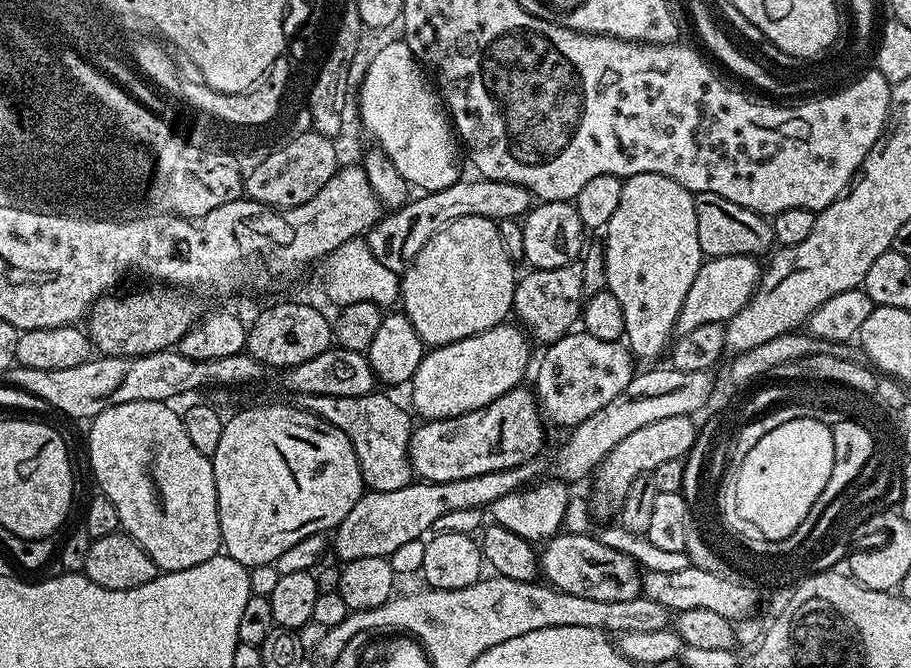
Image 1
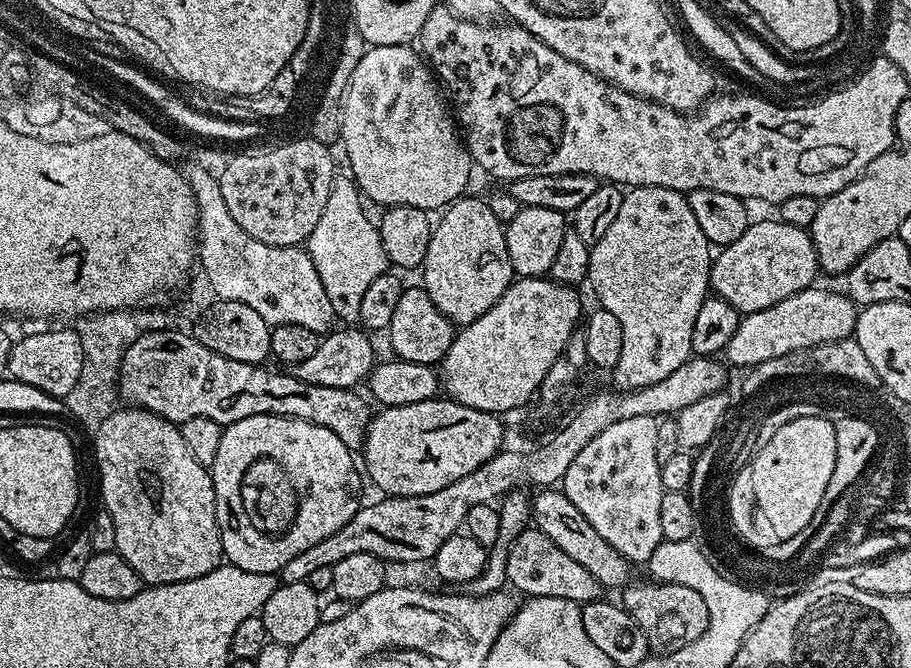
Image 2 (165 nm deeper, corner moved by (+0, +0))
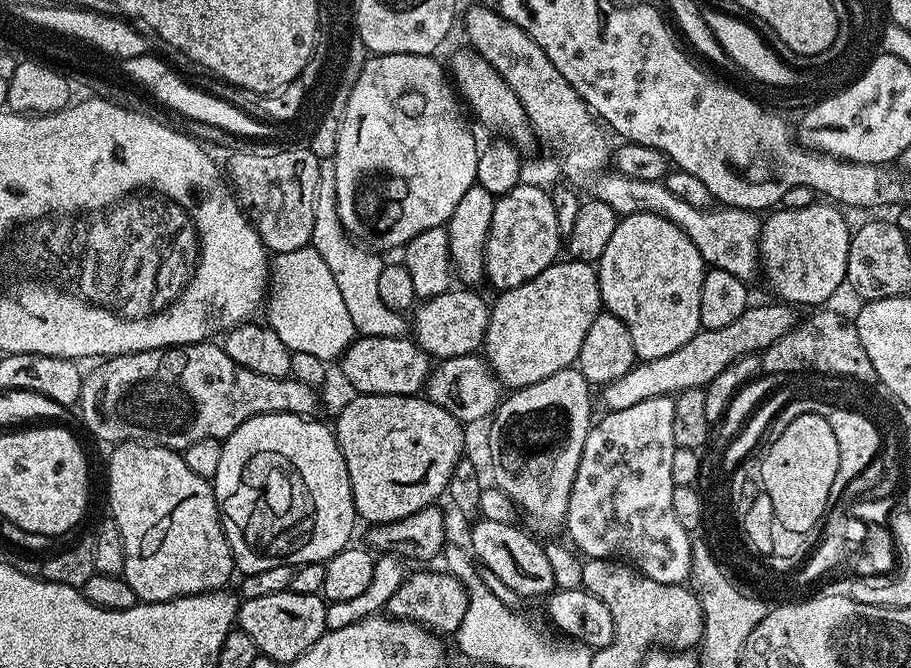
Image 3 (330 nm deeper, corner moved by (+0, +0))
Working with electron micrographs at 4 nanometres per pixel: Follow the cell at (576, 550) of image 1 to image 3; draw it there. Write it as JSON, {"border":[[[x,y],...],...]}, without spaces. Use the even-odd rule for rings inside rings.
{"border":[[[483,518],[477,519],[476,522],[472,528],[470,552],[485,571],[494,574],[494,578],[502,578],[510,589],[516,590],[523,598],[544,598],[557,587],[556,568],[552,565],[547,550],[530,533],[516,528],[515,523],[490,522]]]}

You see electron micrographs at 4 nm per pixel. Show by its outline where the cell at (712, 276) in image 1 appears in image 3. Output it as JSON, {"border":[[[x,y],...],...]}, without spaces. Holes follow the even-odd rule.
{"border":[[[815,202],[801,209],[781,207],[769,211],[763,217],[758,264],[762,276],[768,279],[768,284],[776,295],[773,297],[785,304],[824,306],[840,287],[845,287],[852,232],[848,228],[847,218],[843,216],[845,213],[835,203],[823,203]]]}

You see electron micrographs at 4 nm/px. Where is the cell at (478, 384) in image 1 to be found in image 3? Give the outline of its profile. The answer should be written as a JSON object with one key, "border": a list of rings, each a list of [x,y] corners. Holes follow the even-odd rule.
{"border":[[[571,258],[561,259],[530,282],[505,288],[497,296],[488,310],[482,355],[508,390],[542,382],[558,370],[573,367],[594,318],[602,311],[595,267]]]}

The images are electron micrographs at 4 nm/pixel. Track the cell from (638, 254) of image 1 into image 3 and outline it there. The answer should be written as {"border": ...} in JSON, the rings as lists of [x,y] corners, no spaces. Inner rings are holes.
{"border":[[[649,212],[619,217],[614,226],[614,235],[594,267],[601,305],[617,316],[626,330],[630,330],[630,342],[634,342],[637,361],[666,358],[666,354],[674,354],[678,346],[686,346],[686,342],[701,331],[700,307],[706,265],[702,254],[698,254],[698,246],[694,246],[694,242],[690,242],[690,238],[686,238],[686,234],[674,222]]]}

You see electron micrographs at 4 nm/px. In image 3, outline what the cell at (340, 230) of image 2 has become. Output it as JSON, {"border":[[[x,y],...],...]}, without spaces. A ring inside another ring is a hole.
{"border":[[[335,159],[321,160],[318,170],[318,194],[314,202],[314,234],[312,235],[311,245],[316,248],[318,254],[322,256],[330,271],[334,274],[334,279],[338,282],[338,289],[342,293],[343,301],[346,302],[347,311],[350,313],[351,321],[356,327],[357,333],[361,336],[373,336],[374,338],[394,338],[404,336],[409,331],[410,324],[406,319],[405,313],[390,310],[382,302],[378,294],[378,277],[382,274],[385,261],[379,260],[375,251],[361,246],[357,241],[349,236],[338,218],[338,202],[336,201],[336,162]]]}

